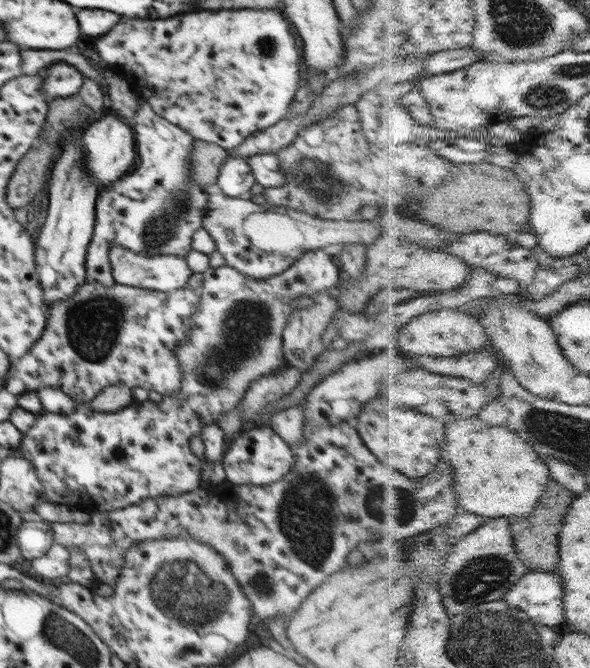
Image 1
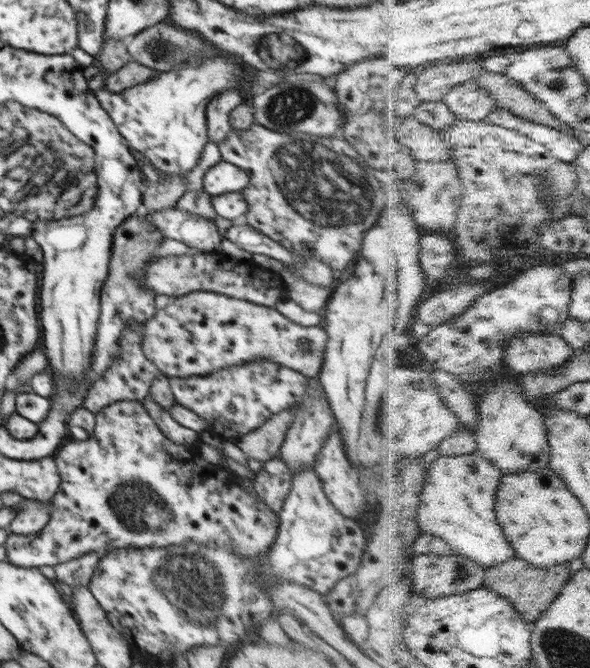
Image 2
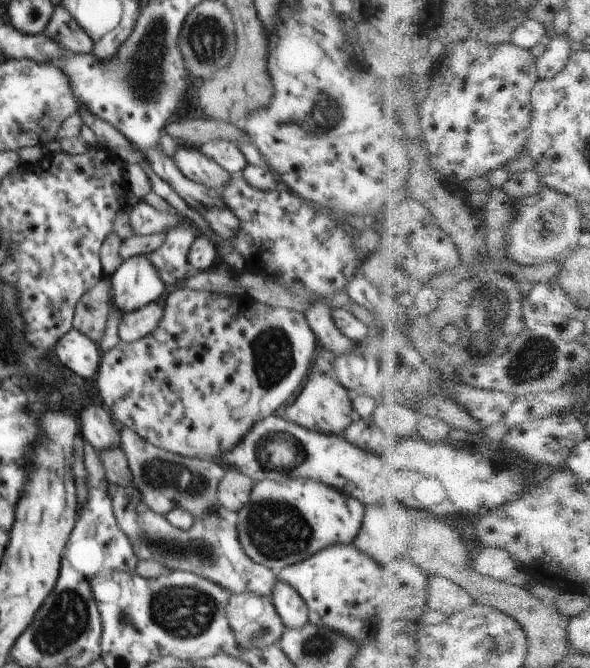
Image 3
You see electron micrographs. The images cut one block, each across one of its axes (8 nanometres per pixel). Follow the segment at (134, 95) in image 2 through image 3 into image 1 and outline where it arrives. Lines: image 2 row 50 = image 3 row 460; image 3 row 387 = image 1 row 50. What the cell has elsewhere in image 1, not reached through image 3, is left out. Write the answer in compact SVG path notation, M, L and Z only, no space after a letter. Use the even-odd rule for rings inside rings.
M264 8L264 10L218 10L218 12L194 12L194 14L178 14L176 16L163 19L128 19L115 24L106 34L101 35L95 41L96 50L101 59L108 63L117 74L122 76L132 87L133 93L138 95L138 99L146 99L148 105L155 111L155 114L165 118L172 125L178 126L194 139L203 142L213 143L228 150L236 149L236 146L255 134L256 132L268 129L277 124L279 120L290 113L292 102L296 96L296 91L303 84L300 79L302 70L302 54L298 40L290 32L290 22L285 18L280 8Z

